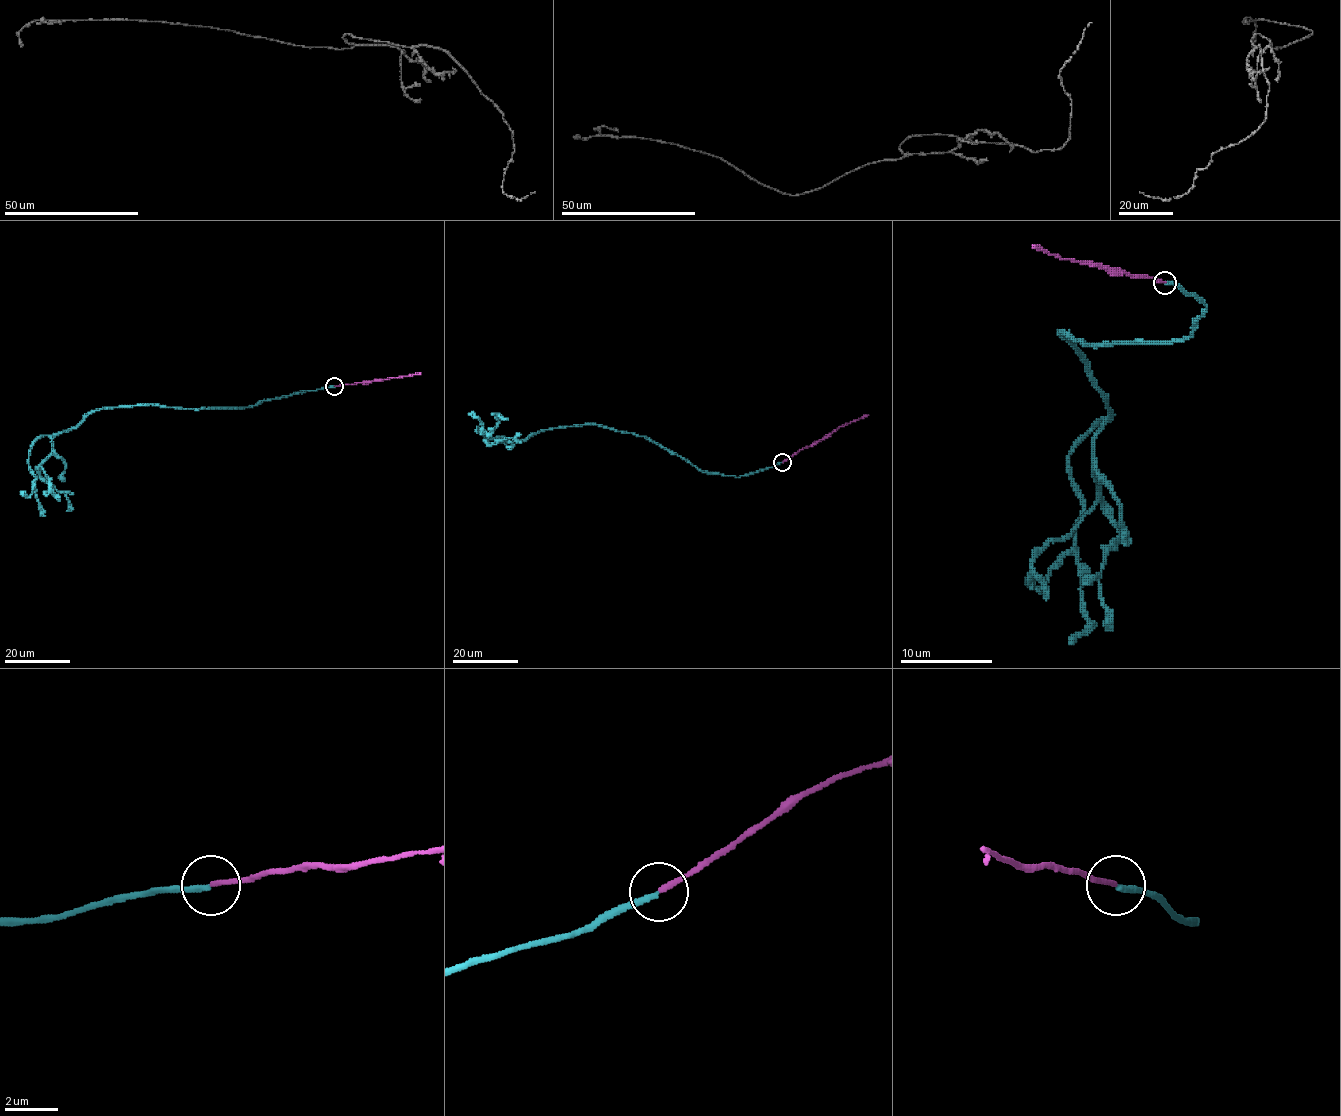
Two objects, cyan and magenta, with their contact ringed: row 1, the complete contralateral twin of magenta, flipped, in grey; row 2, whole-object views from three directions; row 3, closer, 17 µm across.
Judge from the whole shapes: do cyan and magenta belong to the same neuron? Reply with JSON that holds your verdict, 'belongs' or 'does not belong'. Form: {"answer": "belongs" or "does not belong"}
{"answer": "does not belong"}

